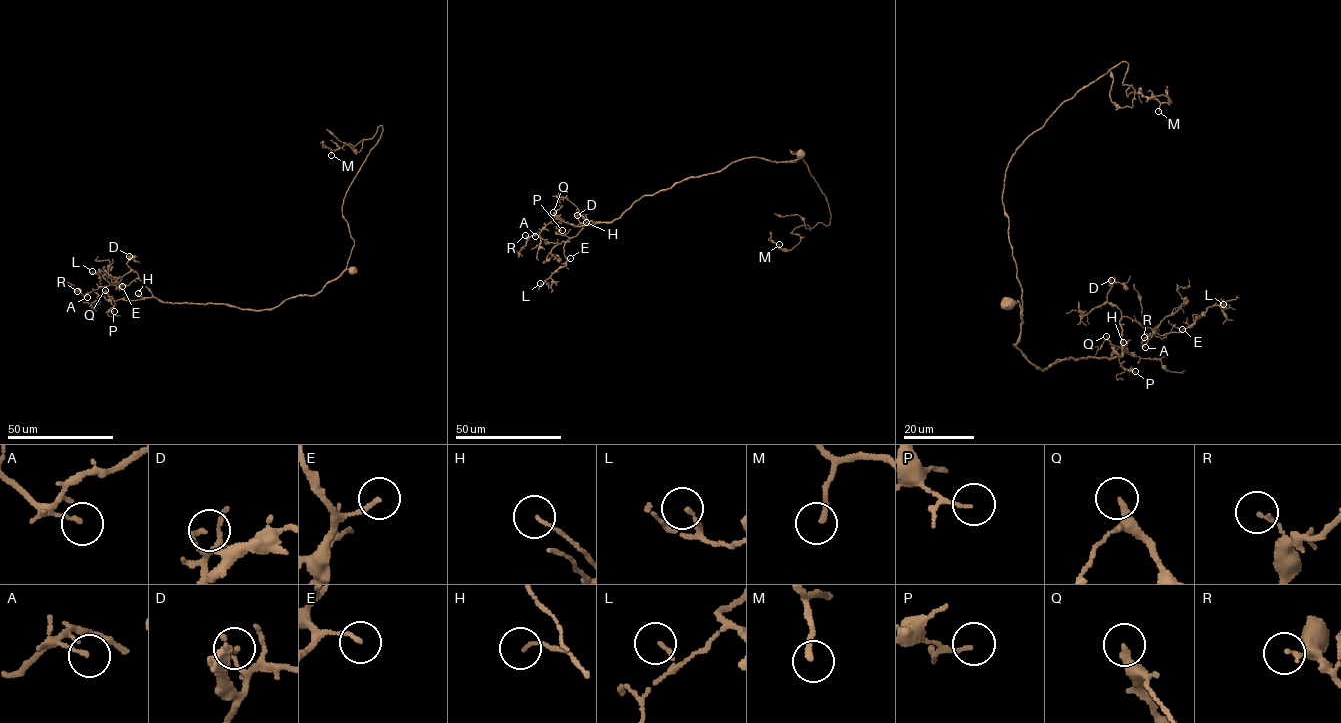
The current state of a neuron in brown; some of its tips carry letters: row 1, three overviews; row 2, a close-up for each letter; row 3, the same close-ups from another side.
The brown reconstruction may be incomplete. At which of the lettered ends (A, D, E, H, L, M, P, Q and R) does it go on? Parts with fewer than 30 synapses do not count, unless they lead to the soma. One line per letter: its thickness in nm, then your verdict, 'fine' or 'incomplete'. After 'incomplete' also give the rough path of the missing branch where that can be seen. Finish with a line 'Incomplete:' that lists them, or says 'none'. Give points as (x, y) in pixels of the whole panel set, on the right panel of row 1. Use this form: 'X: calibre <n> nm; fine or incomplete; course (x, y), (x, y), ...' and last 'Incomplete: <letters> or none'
A: calibre 130 nm; fine
D: calibre 140 nm; fine
E: calibre 150 nm; fine
H: calibre 90 nm; fine
L: calibre 130 nm; fine
M: calibre 200 nm; fine
P: calibre 80 nm; fine
Q: calibre 260 nm; incomplete; course (1106, 336), (1105, 321), (1114, 314), (1117, 305), (1128, 312), (1151, 307), (1154, 311), (1151, 313)
R: calibre 130 nm; fine
Incomplete: Q

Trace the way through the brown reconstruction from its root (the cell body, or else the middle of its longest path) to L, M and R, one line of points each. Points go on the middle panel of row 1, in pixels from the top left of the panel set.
L: (800, 154), (785, 162), (742, 158), (643, 195), (611, 222), (588, 221), (565, 243), (566, 265), (540, 283)
M: (800, 154), (790, 161), (802, 156), (790, 150), (830, 221), (796, 227), (790, 250), (779, 244)
R: (800, 154), (785, 162), (744, 158), (689, 176), (642, 196), (611, 222), (588, 221), (560, 243), (525, 235)

